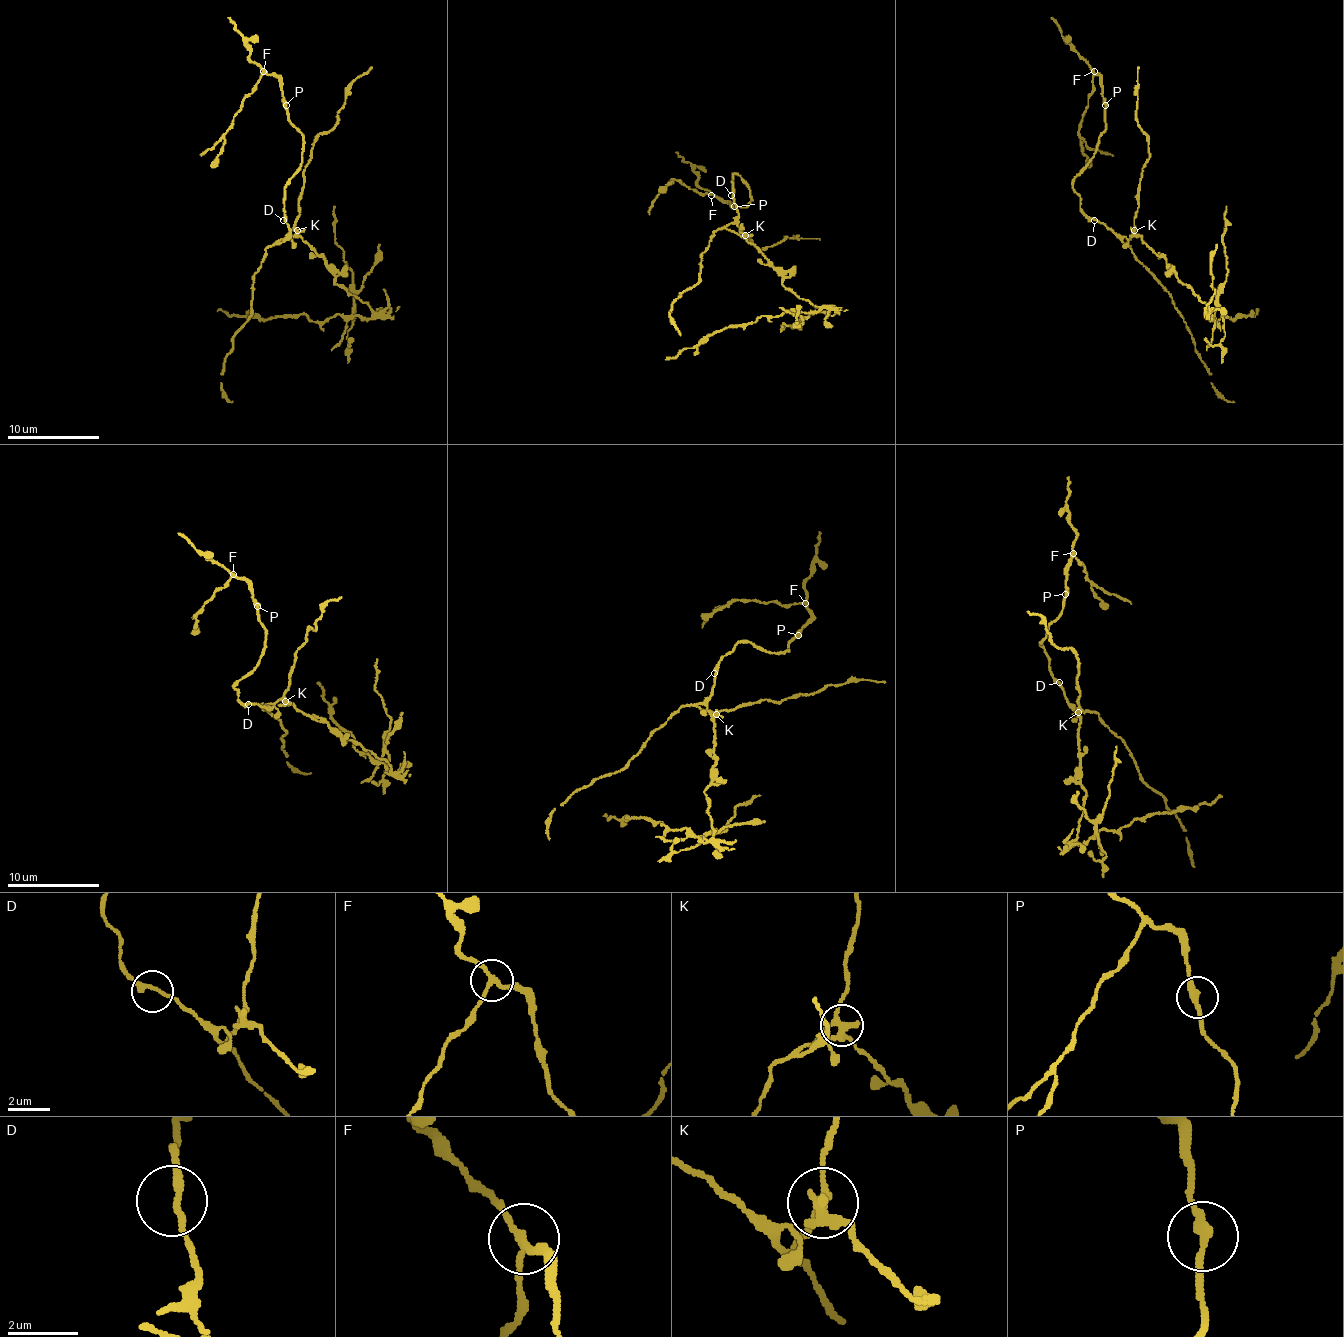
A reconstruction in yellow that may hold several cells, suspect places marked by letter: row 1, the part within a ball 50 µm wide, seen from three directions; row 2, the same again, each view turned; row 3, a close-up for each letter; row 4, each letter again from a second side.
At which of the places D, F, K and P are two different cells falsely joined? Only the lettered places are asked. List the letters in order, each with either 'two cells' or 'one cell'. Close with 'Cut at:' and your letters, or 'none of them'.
D: one cell
F: two cells
K: two cells
P: one cell
Cut at: F, K

